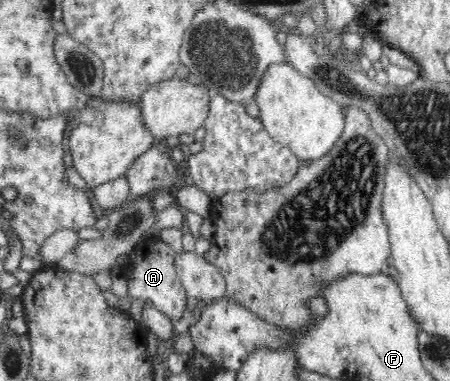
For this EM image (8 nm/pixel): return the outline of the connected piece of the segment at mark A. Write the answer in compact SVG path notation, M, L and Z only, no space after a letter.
M149 236L140 238L133 247L122 270L128 282L126 296L129 303L128 314L136 322L142 320L142 311L146 307L165 313L172 321L178 321L182 317L188 295L178 280L176 266L173 265L173 257L176 254L176 251L166 242Z

